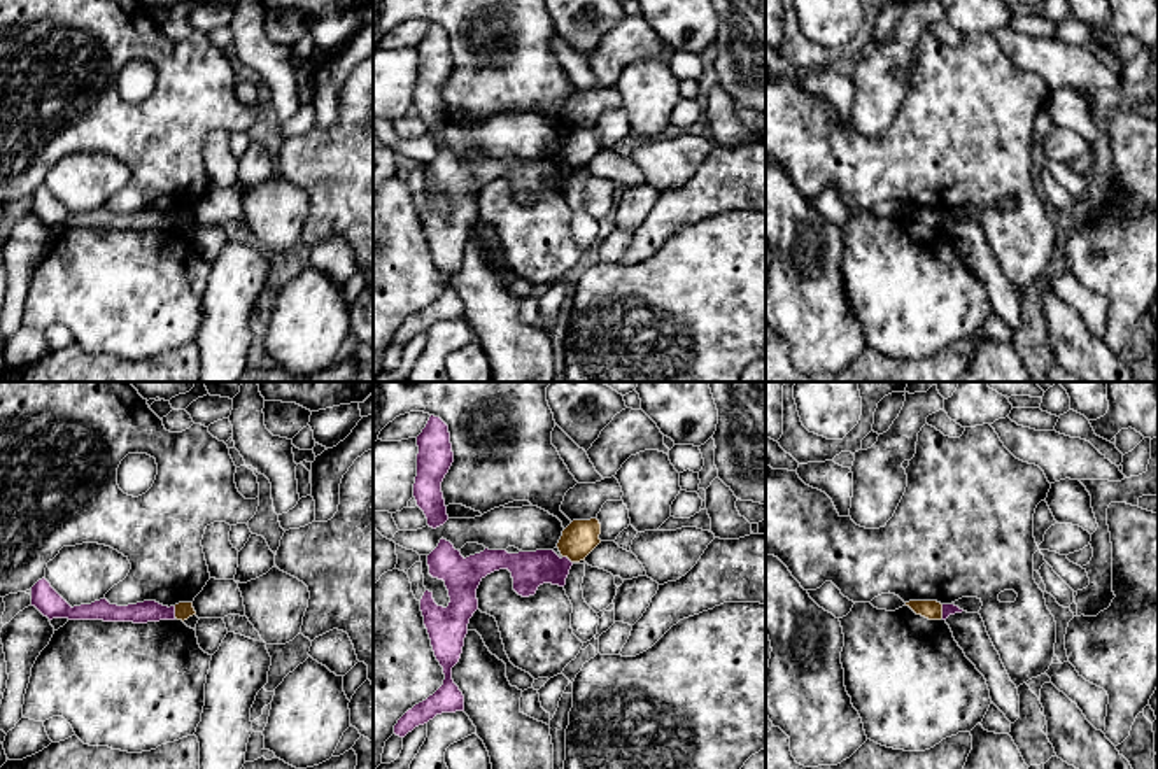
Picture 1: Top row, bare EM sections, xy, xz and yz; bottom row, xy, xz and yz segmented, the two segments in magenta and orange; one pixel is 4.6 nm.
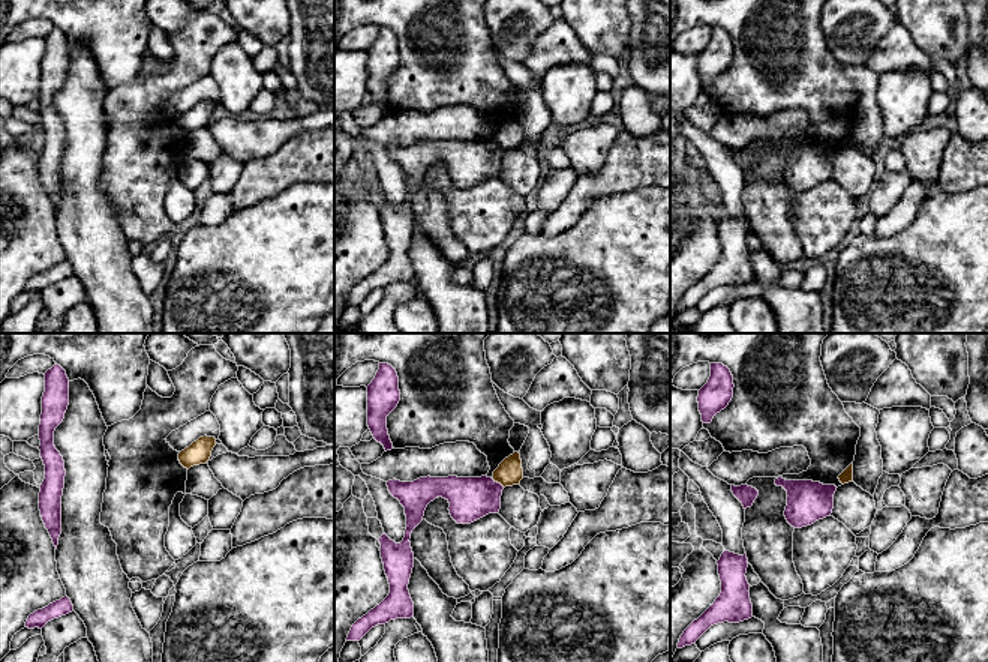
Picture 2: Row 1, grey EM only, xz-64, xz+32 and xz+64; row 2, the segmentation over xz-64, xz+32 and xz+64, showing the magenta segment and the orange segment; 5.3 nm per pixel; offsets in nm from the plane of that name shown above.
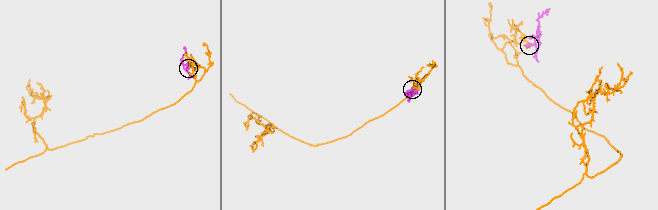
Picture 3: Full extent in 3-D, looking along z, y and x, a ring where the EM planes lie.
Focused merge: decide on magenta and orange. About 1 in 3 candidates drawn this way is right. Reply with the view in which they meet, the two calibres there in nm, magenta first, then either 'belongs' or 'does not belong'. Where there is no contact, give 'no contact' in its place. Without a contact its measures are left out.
yz | 50/90 nm | does not belong

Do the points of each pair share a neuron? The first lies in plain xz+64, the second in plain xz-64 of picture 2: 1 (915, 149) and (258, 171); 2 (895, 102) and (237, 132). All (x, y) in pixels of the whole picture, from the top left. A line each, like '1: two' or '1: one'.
1: two
2: two

